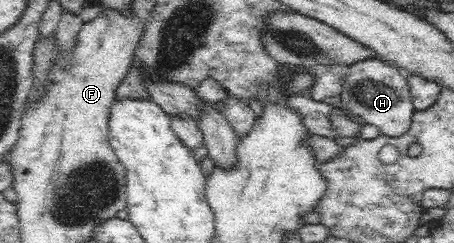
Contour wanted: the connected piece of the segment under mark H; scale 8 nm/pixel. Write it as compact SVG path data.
M374 57L351 64L348 68L348 74L339 76L339 78L343 81L341 86L343 110L352 114L362 123L377 126L384 135L396 137L408 132L415 110L412 103L412 95L410 95L410 87L403 70L394 64L389 64L382 59Z

